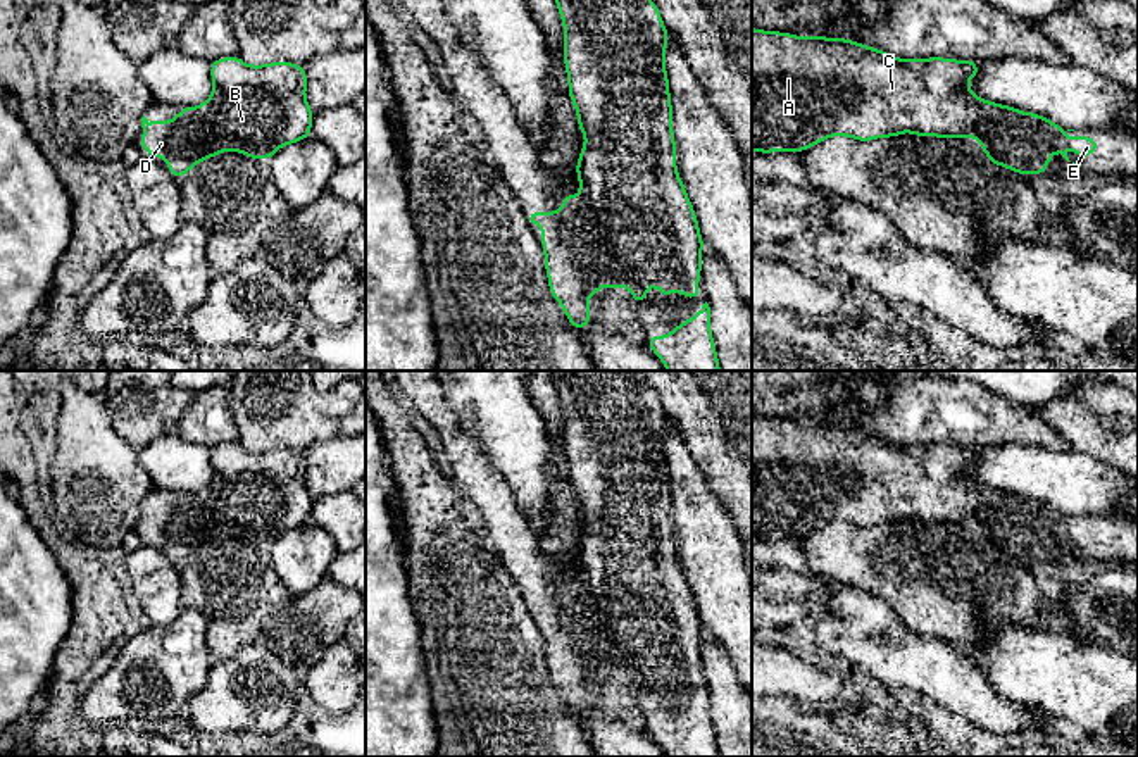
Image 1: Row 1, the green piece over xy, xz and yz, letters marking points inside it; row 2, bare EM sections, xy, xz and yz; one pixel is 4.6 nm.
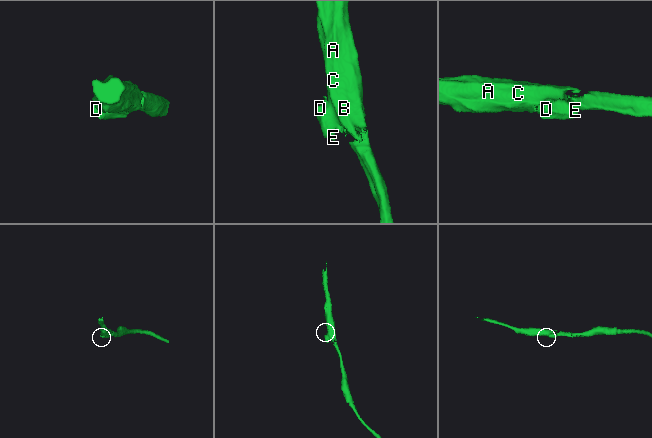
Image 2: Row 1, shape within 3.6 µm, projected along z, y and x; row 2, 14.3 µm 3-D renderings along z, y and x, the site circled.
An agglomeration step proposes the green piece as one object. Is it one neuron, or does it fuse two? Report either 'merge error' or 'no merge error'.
merge error

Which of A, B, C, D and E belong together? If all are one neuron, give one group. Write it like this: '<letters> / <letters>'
A B C / D E

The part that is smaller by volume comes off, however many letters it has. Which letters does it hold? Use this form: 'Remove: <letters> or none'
Remove: D, E

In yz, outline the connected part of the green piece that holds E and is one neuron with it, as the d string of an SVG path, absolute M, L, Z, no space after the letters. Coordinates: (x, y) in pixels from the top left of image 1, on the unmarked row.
M1054 510L1052 519L1048 522L1047 529L1047 540L1048 547L1054 543L1054 538L1059 536L1060 541L1069 547L1067 543L1067 535L1072 533L1076 540L1081 541L1083 547L1090 543L1091 538L1100 536L1098 529L1095 524L1090 522L1069 522L1067 526L1064 524L1066 514Z

